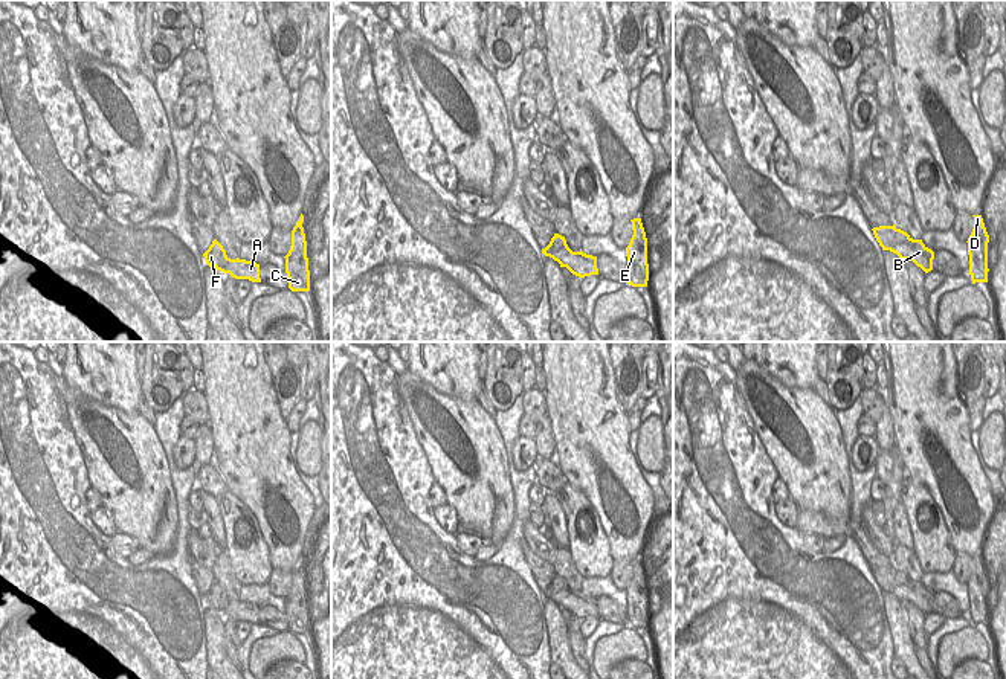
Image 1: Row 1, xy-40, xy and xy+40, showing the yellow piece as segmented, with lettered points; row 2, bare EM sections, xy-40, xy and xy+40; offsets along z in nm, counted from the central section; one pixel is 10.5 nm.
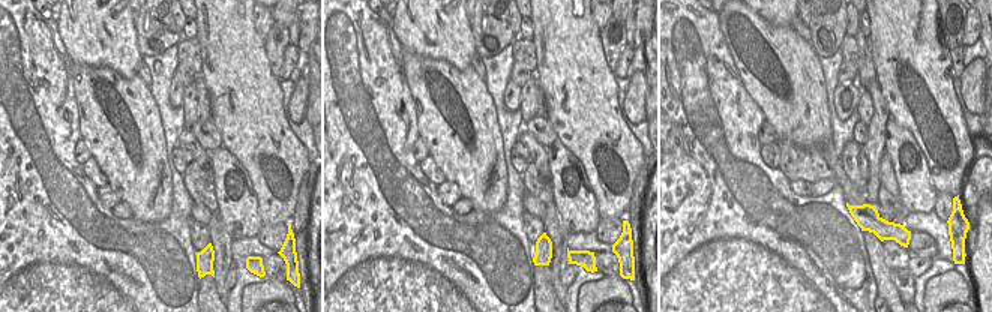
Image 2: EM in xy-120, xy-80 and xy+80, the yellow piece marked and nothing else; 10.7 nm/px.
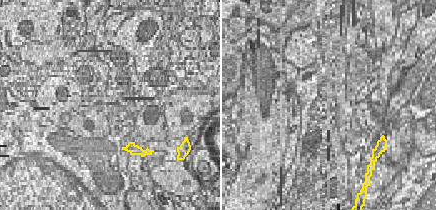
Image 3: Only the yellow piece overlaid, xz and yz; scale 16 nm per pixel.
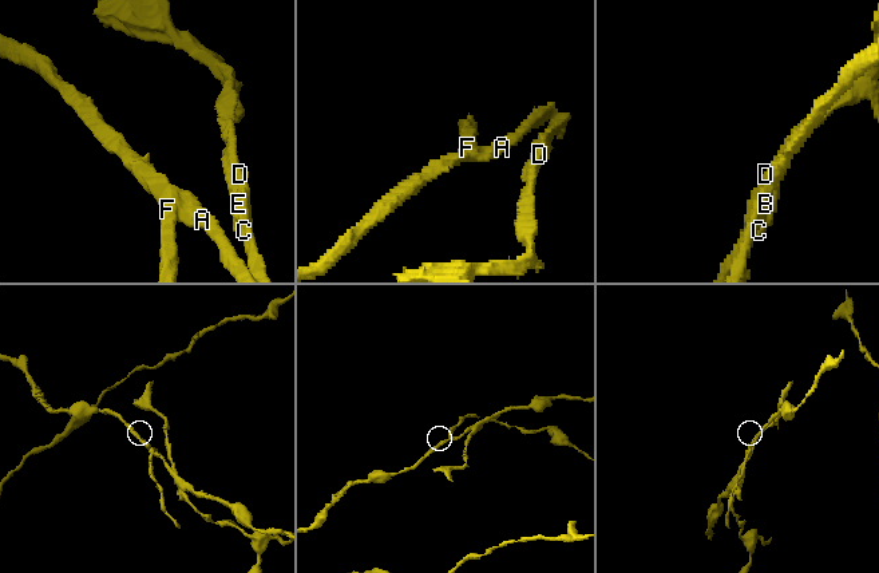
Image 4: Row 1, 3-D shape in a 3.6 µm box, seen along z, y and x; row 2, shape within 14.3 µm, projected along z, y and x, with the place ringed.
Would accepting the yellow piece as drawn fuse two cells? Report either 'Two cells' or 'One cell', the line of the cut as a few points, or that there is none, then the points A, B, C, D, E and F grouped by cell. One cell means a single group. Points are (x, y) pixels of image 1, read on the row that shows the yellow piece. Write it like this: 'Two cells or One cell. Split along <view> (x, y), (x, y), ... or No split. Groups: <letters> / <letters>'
Two cells. Split along xy+40 (895, 231), (898, 241), (910, 238). Groups: A B C D E / F

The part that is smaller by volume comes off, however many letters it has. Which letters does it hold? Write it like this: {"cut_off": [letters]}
{"cut_off": ["F"]}

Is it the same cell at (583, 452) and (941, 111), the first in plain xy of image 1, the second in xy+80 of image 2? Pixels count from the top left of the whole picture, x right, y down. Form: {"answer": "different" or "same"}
{"answer": "same"}

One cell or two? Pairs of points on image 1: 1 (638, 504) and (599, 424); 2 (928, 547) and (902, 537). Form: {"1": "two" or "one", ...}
{"1": "one", "2": "two"}

